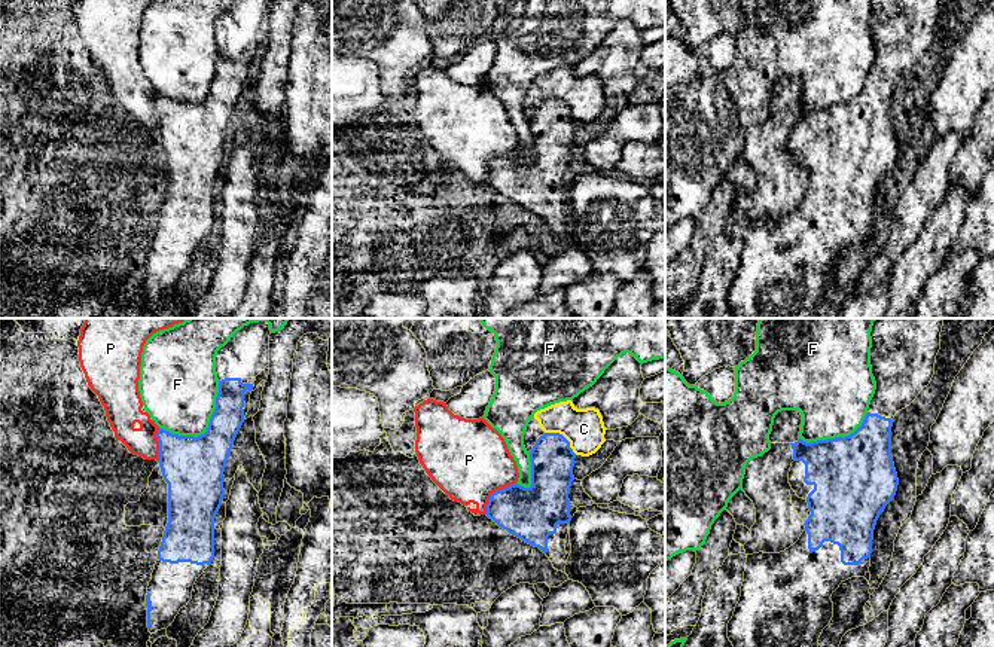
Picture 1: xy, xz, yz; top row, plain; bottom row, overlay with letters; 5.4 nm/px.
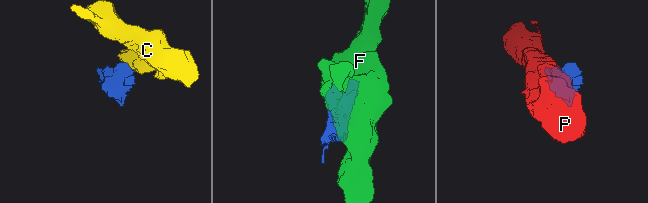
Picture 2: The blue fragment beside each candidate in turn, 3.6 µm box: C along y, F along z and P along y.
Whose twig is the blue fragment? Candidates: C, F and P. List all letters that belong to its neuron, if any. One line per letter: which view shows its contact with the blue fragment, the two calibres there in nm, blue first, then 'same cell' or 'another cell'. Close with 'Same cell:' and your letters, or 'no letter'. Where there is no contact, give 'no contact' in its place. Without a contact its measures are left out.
C: xz | 240/220 nm | another cell
F: xy | 320/400 nm | another cell
P: xz | 280/440 nm | another cell
Same cell: no letter

